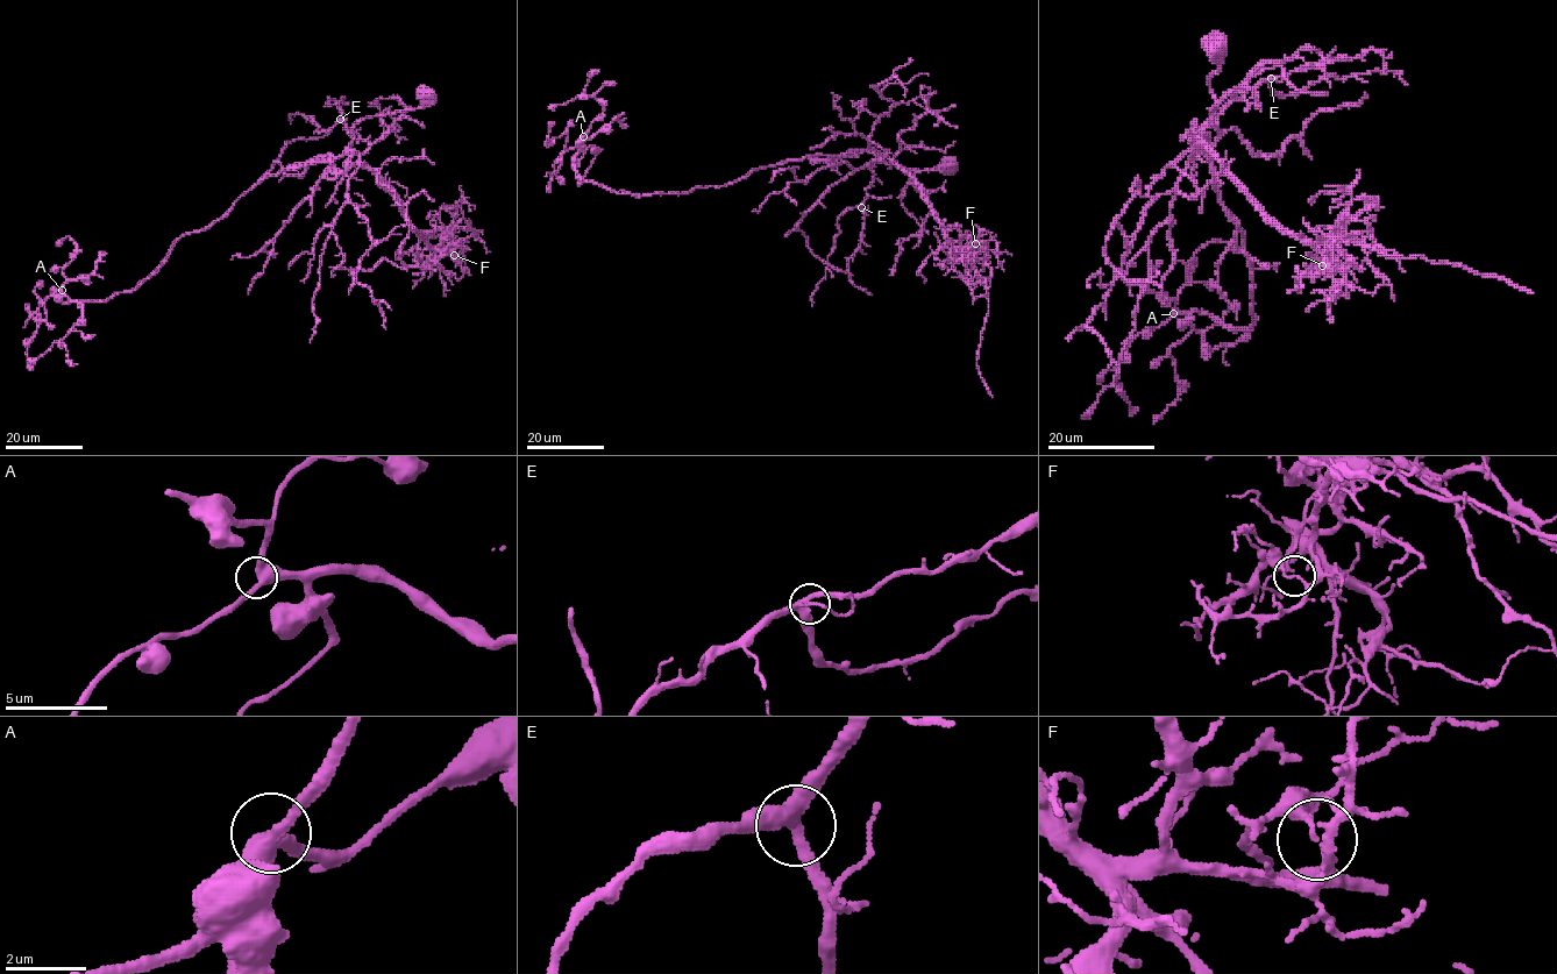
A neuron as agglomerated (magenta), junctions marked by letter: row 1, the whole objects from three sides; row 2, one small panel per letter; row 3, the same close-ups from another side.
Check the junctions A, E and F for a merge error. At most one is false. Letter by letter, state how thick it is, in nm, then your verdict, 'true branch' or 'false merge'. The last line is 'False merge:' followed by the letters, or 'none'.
A: 420 nm thick; true branch
E: 360 nm thick; true branch
F: 110 nm thick; false merge
False merge: F

